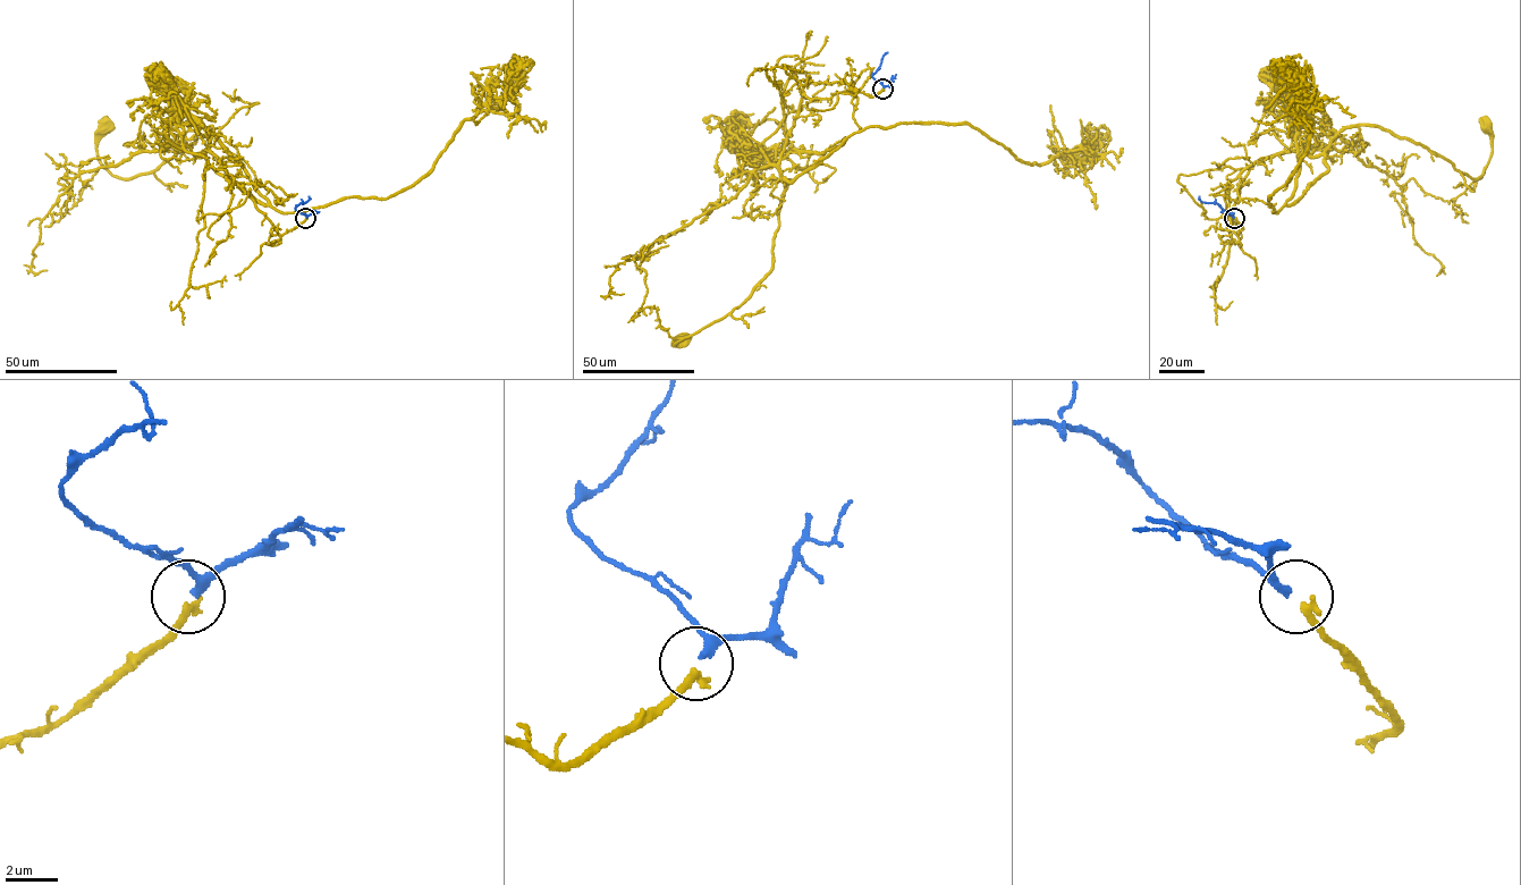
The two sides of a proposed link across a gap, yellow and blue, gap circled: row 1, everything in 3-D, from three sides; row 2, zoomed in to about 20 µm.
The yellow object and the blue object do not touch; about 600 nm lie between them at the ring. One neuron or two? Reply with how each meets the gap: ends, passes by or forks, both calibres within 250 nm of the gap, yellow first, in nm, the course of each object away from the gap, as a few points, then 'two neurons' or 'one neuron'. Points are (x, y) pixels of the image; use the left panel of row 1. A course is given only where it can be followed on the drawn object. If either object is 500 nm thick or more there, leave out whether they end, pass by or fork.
yellow ends there; blue passes by; 320 nm thick on the yellow side, 200 nm on the other; yellow runs (305, 218), (279, 235), (221, 161), (202, 156), (202, 125), (157, 168), (113, 176), (96, 151), (104, 126); blue runs (305, 217), (295, 208), (309, 196); one neuron

